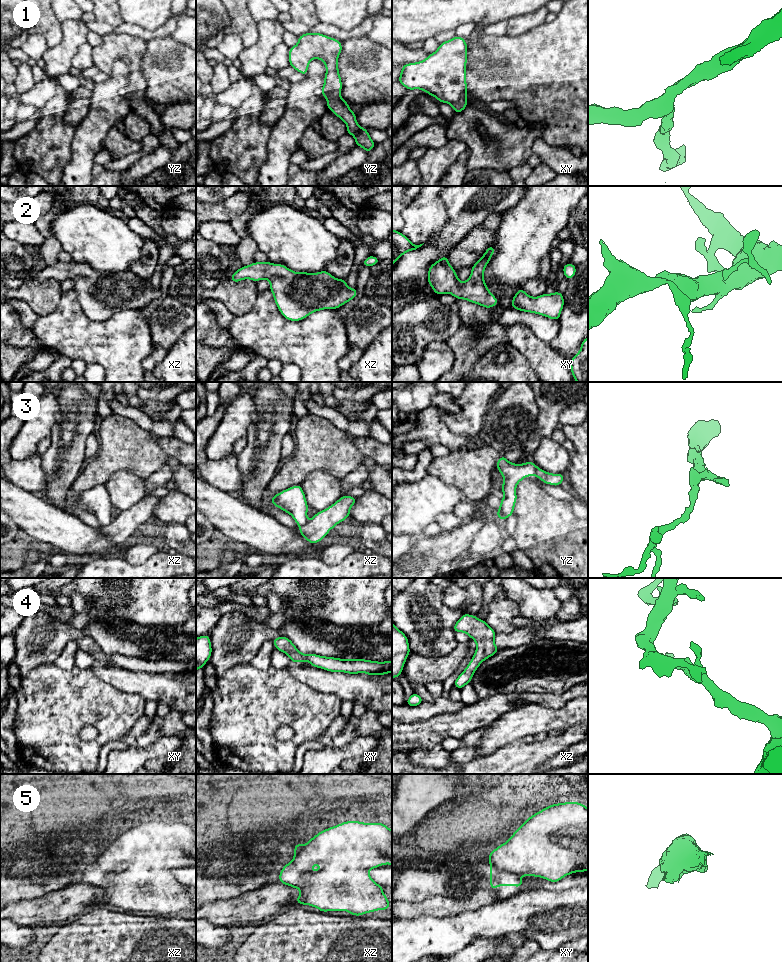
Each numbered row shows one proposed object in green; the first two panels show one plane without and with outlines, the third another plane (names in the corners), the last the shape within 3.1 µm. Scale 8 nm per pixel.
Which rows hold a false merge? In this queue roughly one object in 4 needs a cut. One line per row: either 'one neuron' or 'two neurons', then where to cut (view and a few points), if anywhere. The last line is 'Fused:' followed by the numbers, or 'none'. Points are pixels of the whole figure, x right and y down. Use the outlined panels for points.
1: one neuron; no cut
2: one neuron; no cut
3: two neurons; cut in yz along (536, 467), (534, 474)
4: one neuron; no cut
5: two neurons; cut in xy along (490, 863), (499, 869), (511, 871), (518, 875)
Fused: 3, 5

